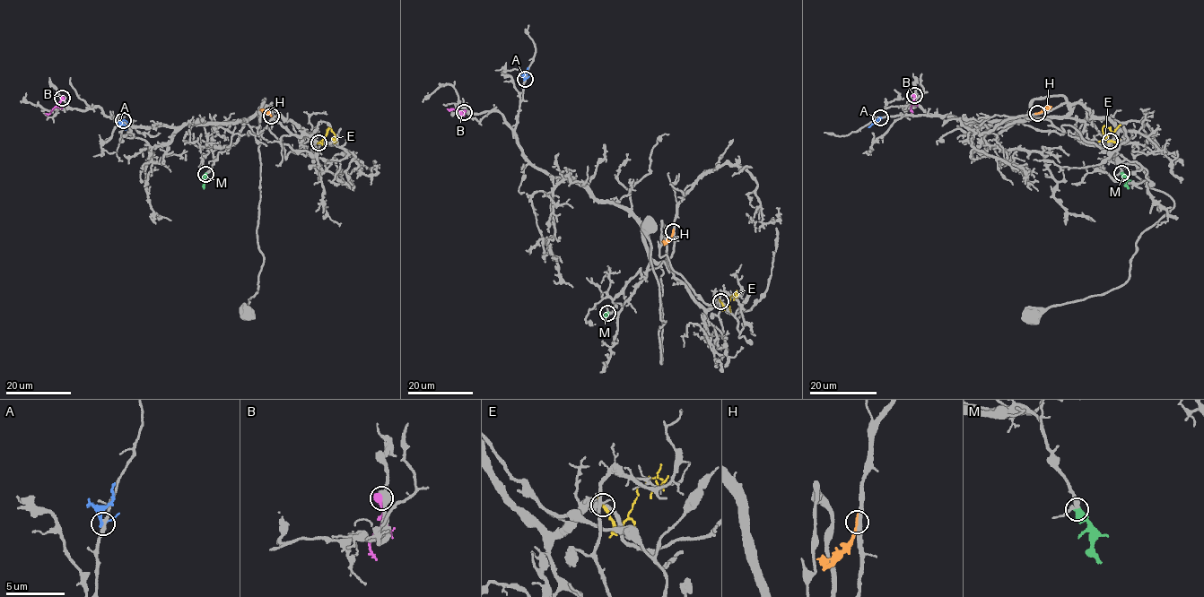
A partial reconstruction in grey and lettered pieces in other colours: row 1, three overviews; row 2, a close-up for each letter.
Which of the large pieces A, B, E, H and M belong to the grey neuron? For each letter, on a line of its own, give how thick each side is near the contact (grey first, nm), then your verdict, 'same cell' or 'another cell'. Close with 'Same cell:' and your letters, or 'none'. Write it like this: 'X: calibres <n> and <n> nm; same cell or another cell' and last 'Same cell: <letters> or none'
A: calibres 240 and 260 nm; another cell
B: calibres 500 and 600 nm; another cell
E: calibres 320 and 340 nm; another cell
H: calibres 320 and 320 nm; another cell
M: calibres 280 and 550 nm; same cell
Same cell: M

